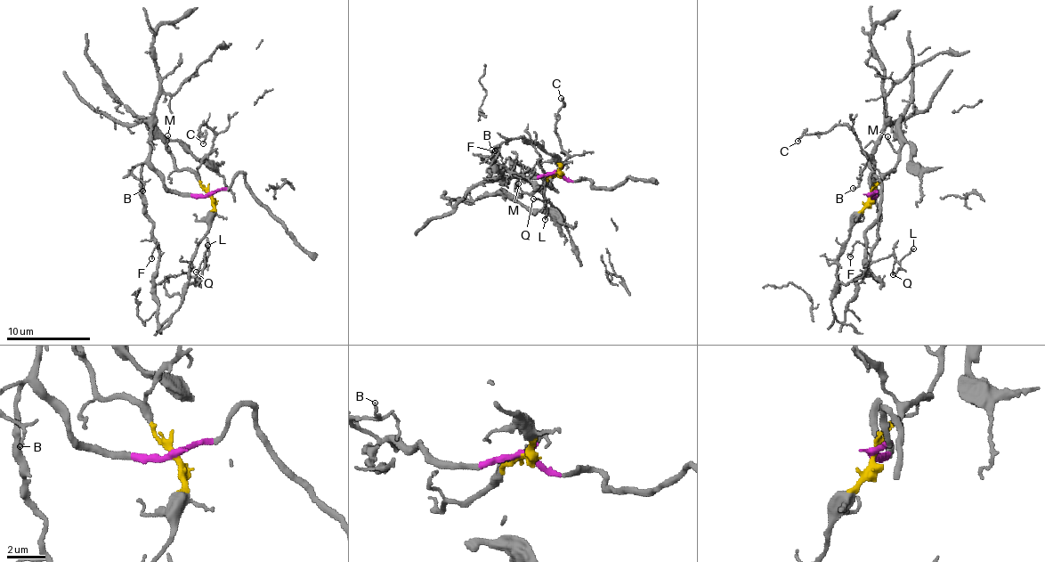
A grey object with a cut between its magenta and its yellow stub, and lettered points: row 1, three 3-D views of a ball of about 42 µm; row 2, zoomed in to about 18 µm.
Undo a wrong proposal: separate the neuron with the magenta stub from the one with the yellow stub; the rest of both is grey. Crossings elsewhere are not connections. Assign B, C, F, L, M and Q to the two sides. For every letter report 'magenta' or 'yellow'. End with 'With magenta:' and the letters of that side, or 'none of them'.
B: magenta
C: yellow
F: magenta
L: yellow
M: yellow
Q: yellow
With magenta: B, F

